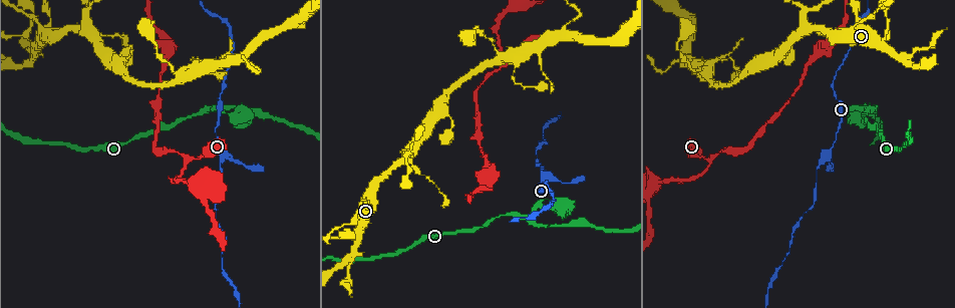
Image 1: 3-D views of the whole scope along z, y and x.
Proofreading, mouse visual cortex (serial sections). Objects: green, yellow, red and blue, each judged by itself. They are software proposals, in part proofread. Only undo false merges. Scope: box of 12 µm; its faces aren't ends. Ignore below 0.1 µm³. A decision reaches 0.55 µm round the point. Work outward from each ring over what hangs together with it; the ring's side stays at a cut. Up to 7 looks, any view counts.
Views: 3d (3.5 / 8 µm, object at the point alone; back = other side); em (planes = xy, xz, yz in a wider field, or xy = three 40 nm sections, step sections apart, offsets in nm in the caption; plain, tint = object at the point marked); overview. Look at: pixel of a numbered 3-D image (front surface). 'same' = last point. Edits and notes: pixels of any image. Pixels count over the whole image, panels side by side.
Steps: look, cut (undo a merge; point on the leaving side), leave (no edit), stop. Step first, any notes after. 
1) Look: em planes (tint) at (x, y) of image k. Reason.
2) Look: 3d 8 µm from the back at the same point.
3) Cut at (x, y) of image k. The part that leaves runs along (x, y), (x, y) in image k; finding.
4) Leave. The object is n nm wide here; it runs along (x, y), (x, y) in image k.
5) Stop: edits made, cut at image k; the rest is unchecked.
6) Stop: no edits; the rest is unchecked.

Look: 3d 3.5 µm at (15, 35) of image 1. A narrow waist.

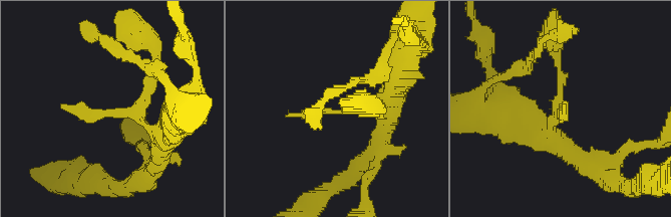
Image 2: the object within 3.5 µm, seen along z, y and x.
Leave. Continuous, no second cell.

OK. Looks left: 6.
Look: 3d 3.5 µm at (811, 61) of image 1. Calibre changes.

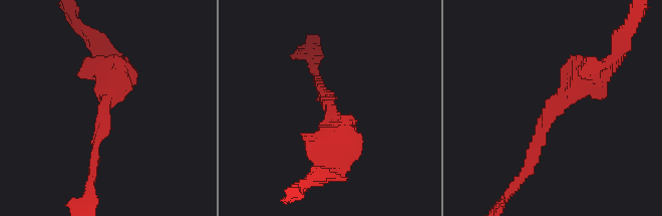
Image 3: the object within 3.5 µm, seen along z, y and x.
Look: em xy step 3 (tint) at (106, 106) of image 3. The arms are 200, 500 nm wide.

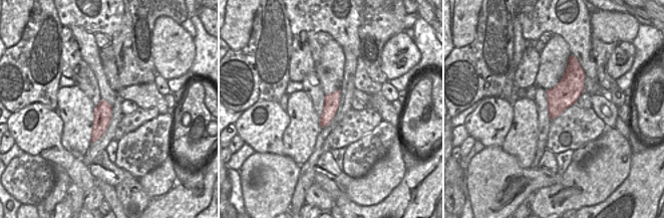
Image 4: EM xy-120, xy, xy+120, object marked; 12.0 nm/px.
Leave. It runs along (528, 165), (548, 116), (602, 69) in image 3; all the same cell.

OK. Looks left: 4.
Look: em xy step 5 (tint) at (869, 111) of image 1. Arms part here.

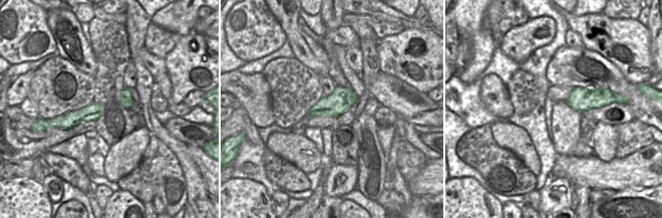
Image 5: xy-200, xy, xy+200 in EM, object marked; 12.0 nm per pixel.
Look: 3d 3.5 µm from the back at the same point. Wider look.

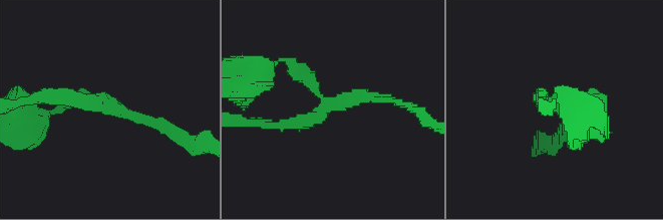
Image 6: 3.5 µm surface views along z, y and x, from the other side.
Leave. 3 arms meet here; it runs along (393, 99), (331, 104), (288, 61) in image 6; one cell here.

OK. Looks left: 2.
Stop: no edits; the rest is unchecked.

